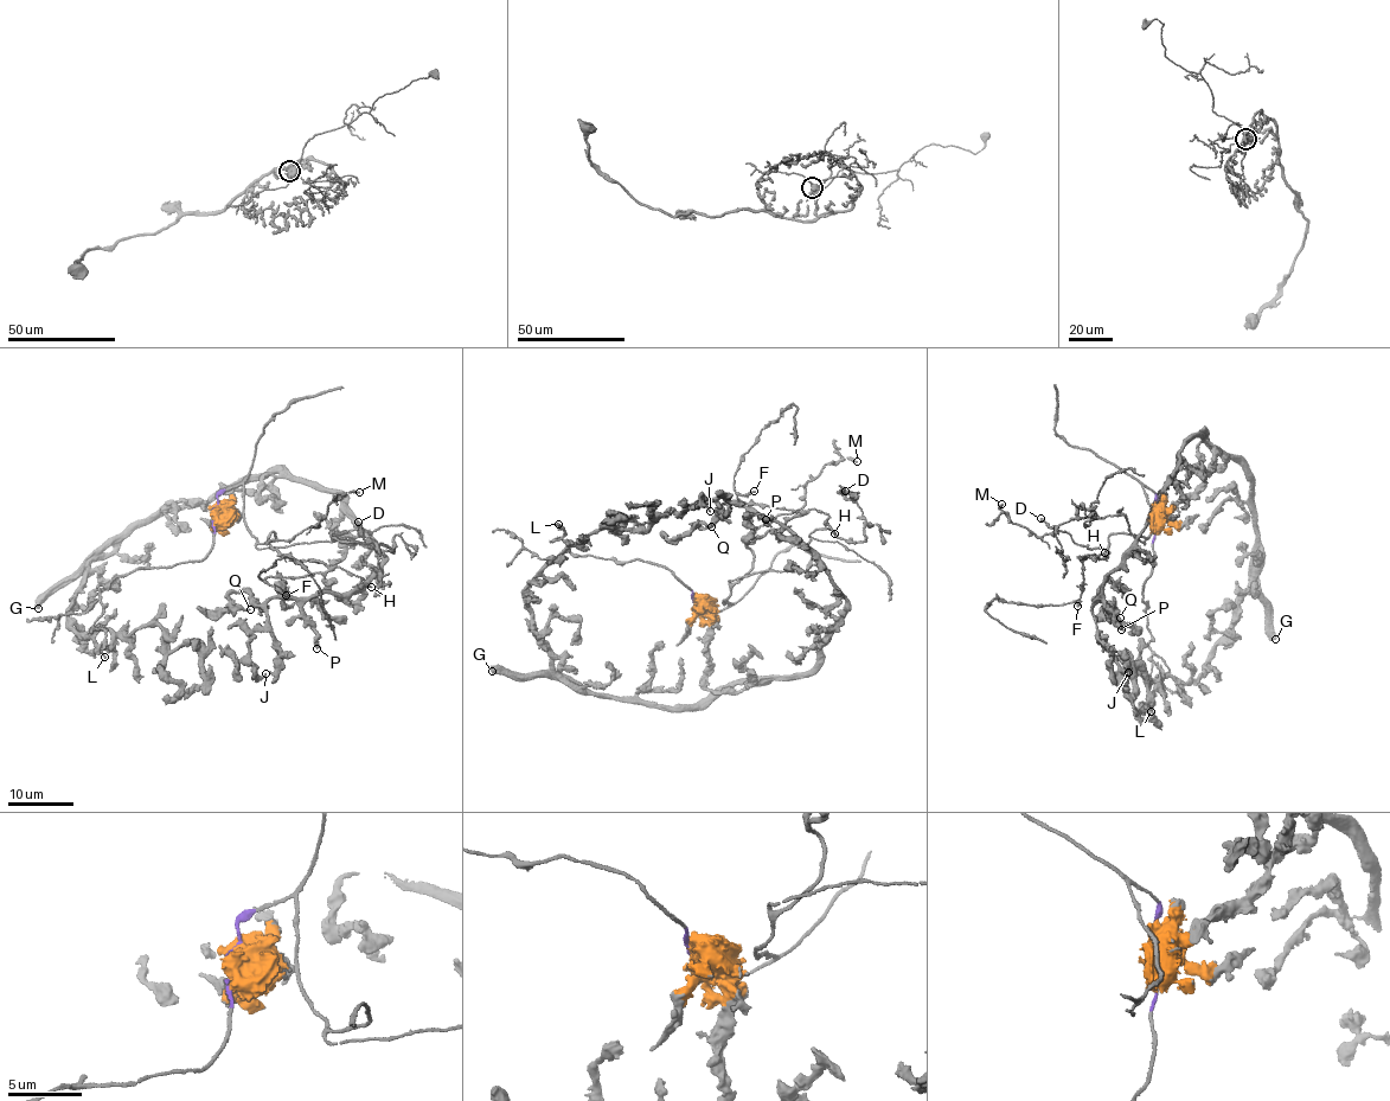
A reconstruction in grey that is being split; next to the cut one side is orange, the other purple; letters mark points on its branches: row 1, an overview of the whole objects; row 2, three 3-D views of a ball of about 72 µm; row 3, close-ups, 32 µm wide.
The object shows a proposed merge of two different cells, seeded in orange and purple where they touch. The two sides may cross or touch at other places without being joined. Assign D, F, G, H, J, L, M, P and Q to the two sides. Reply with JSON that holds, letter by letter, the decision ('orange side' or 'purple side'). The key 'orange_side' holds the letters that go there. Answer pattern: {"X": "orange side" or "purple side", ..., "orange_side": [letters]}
{"D": "purple side", "F": "purple side", "G": "orange side", "H": "purple side", "J": "orange side", "L": "purple side", "M": "purple side", "P": "orange side", "Q": "orange side", "orange_side": ["G", "J", "P", "Q"]}

